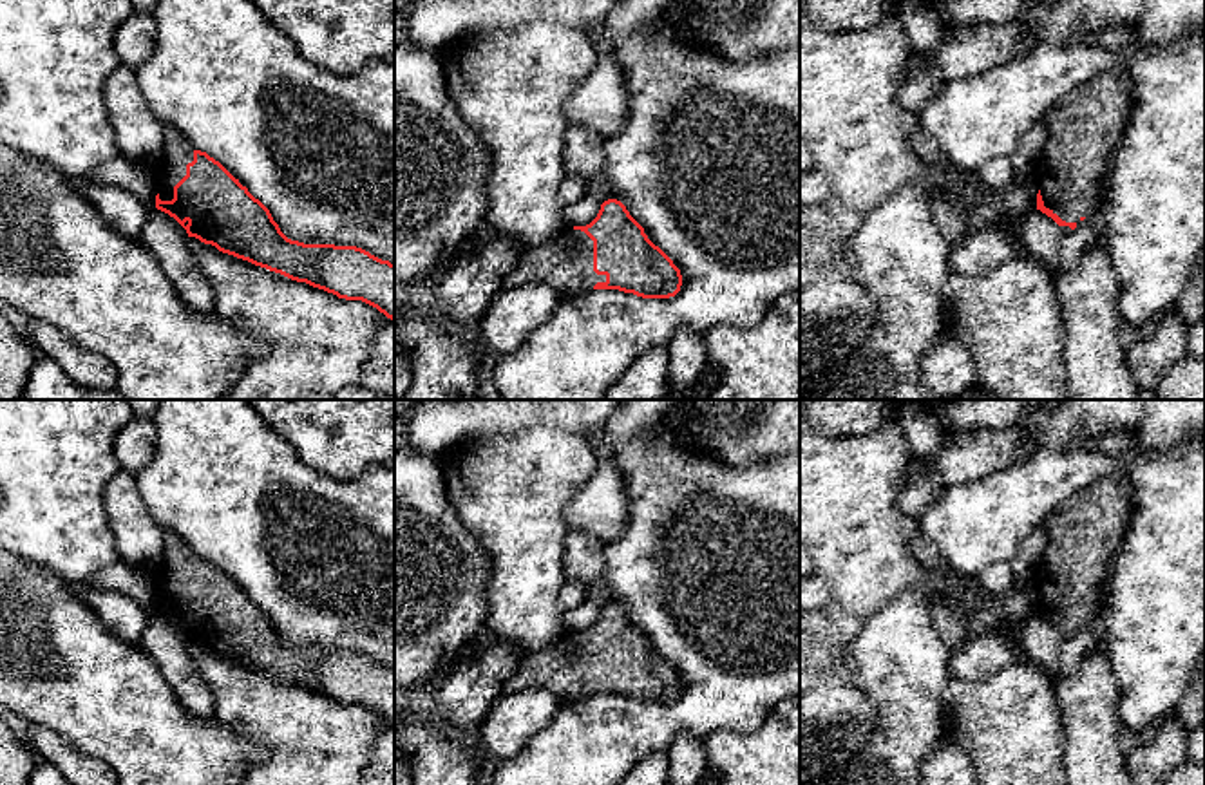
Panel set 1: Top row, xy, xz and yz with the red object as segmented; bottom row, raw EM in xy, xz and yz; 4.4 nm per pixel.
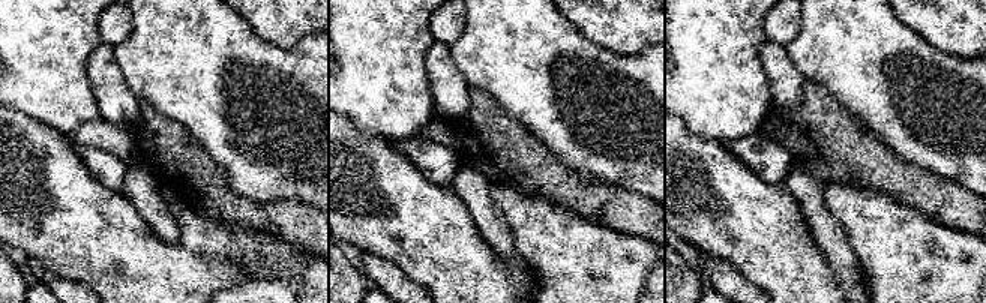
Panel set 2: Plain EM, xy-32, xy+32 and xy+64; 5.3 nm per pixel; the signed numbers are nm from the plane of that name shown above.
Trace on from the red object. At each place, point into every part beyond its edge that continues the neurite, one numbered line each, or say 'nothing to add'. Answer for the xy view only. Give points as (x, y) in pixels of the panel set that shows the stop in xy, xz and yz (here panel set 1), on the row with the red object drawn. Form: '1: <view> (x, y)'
1: xy (178, 152)

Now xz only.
1: xz (565, 263)

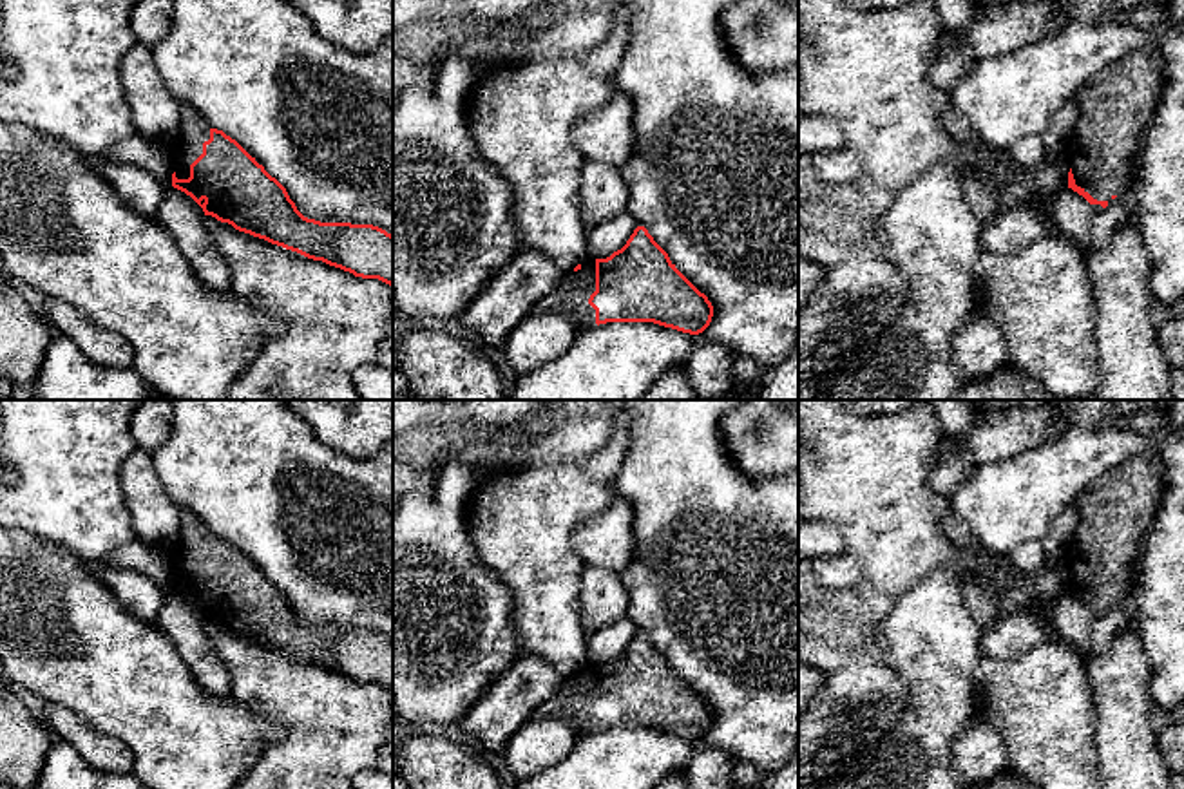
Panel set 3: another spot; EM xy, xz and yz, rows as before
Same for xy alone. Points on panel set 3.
1: xy (194, 131)

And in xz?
1: xz (571, 301)

